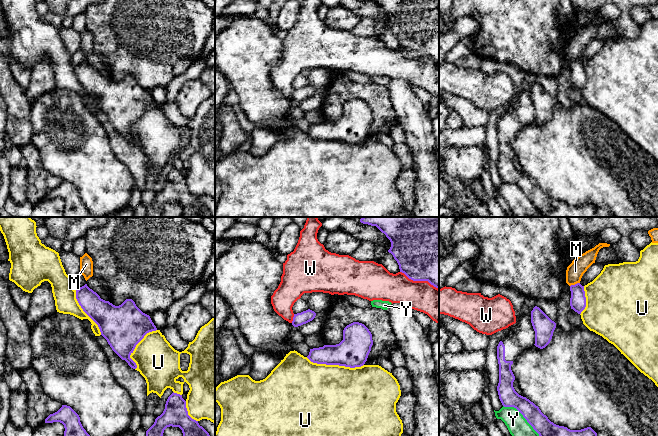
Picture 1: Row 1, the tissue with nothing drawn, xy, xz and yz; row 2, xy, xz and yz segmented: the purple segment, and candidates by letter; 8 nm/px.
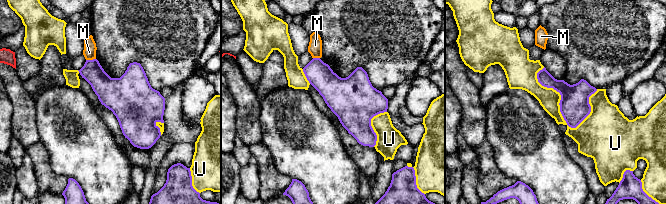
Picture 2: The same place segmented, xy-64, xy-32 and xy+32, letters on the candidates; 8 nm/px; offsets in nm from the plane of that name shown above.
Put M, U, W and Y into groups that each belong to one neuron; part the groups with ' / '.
M / U / W / Y

